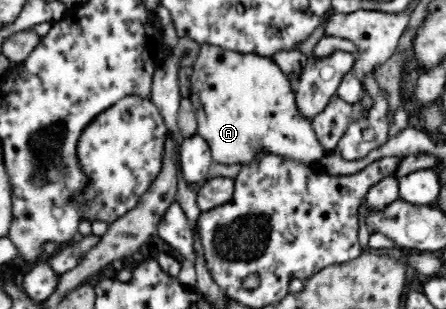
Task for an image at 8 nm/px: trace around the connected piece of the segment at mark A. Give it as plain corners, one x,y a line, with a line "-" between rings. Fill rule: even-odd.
204,44
199,46
193,69
194,73
189,78
191,84
188,100
197,118
197,134
208,143
213,162
226,166
240,164
243,167
260,155
272,154
309,165
324,156
324,149
312,129
311,120
304,119
297,111
294,88
272,58
255,52
236,52

